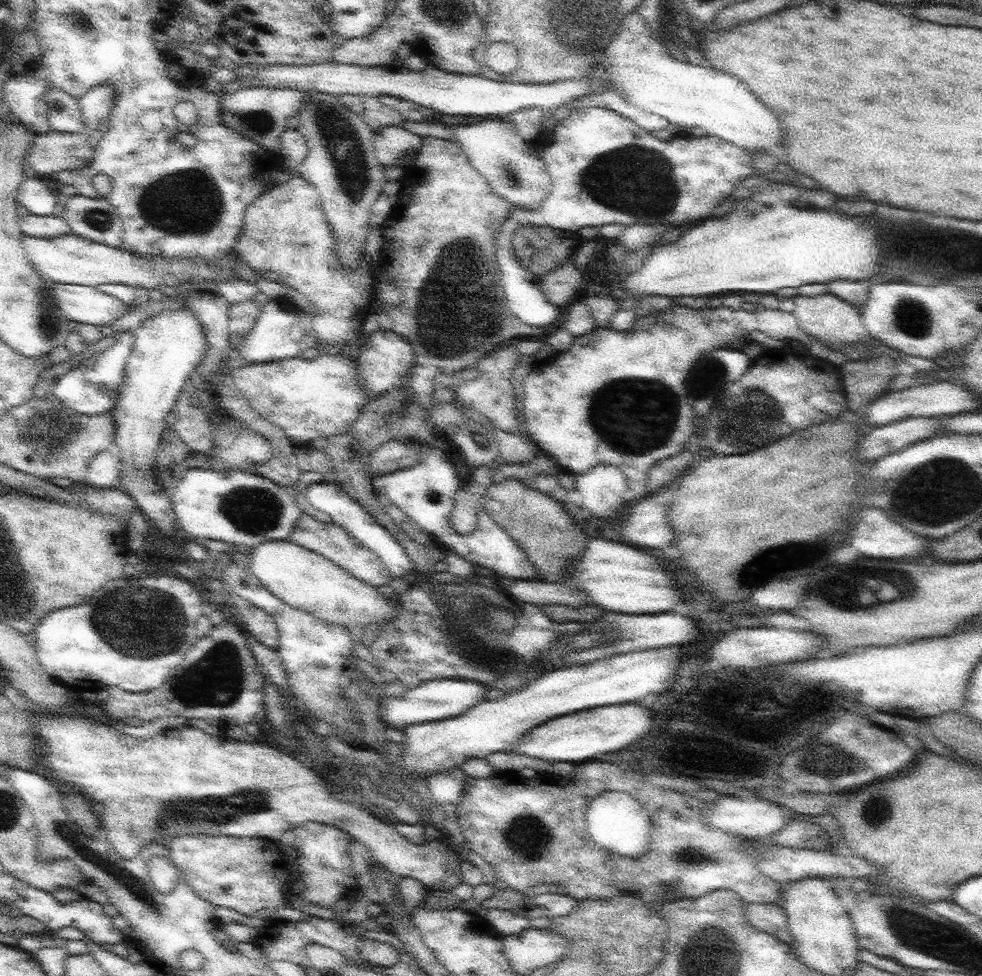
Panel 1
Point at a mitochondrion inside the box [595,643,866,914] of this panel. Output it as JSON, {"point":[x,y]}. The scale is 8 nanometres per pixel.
{"point":[826,761]}

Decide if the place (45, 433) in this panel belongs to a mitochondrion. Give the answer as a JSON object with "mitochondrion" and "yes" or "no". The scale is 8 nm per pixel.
{"mitochondrion":"yes"}

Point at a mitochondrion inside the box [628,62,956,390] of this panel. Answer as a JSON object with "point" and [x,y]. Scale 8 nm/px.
{"point":[914,318]}

